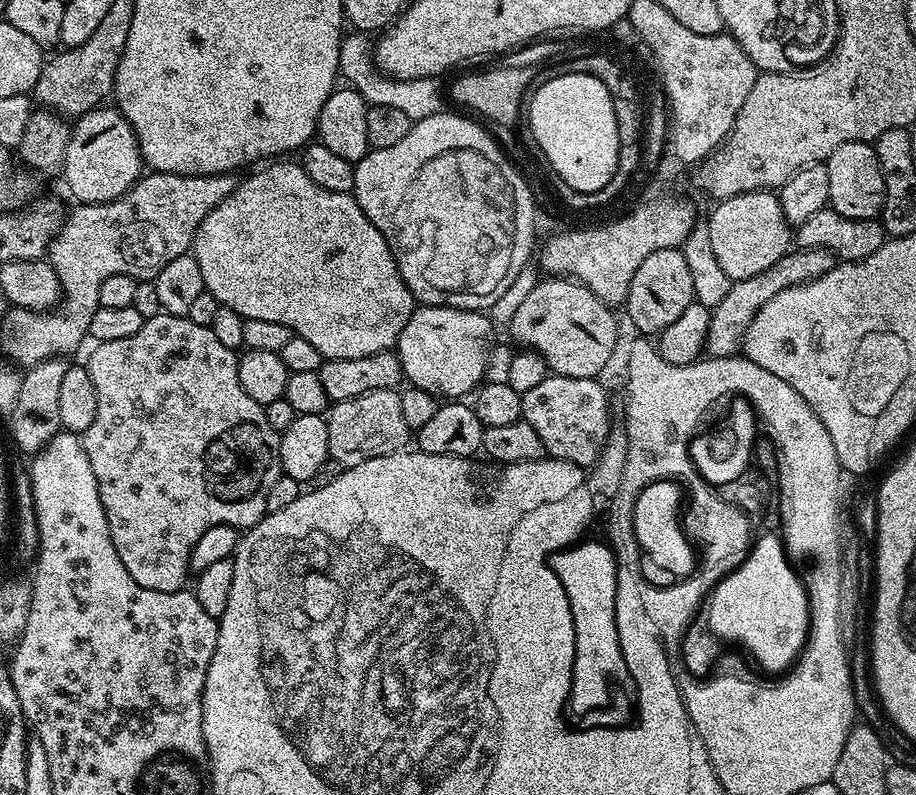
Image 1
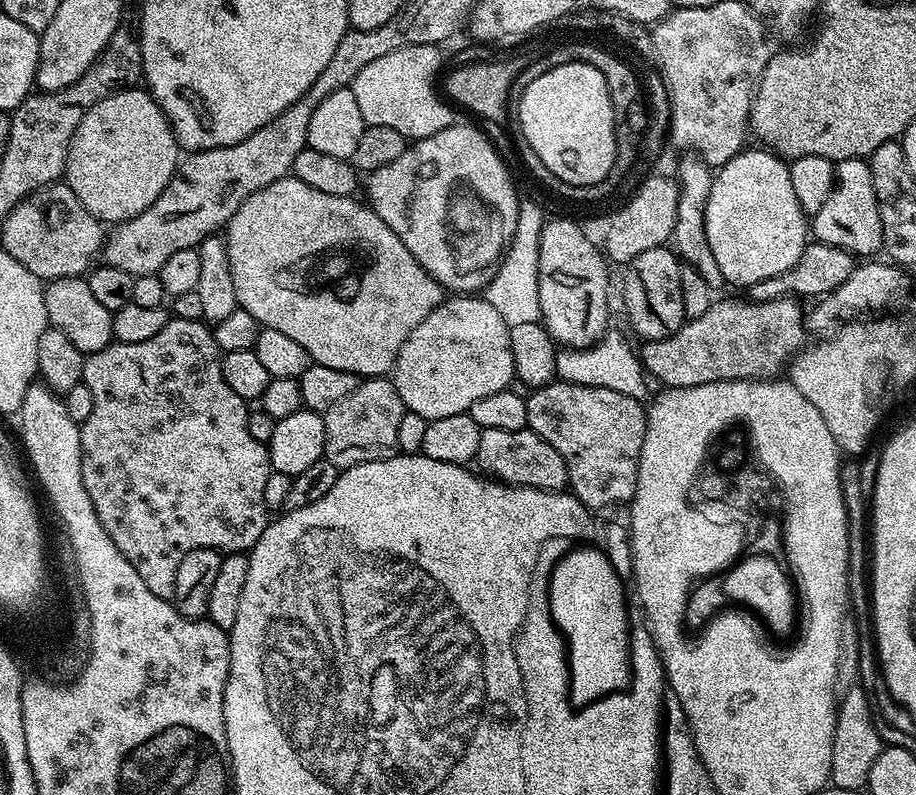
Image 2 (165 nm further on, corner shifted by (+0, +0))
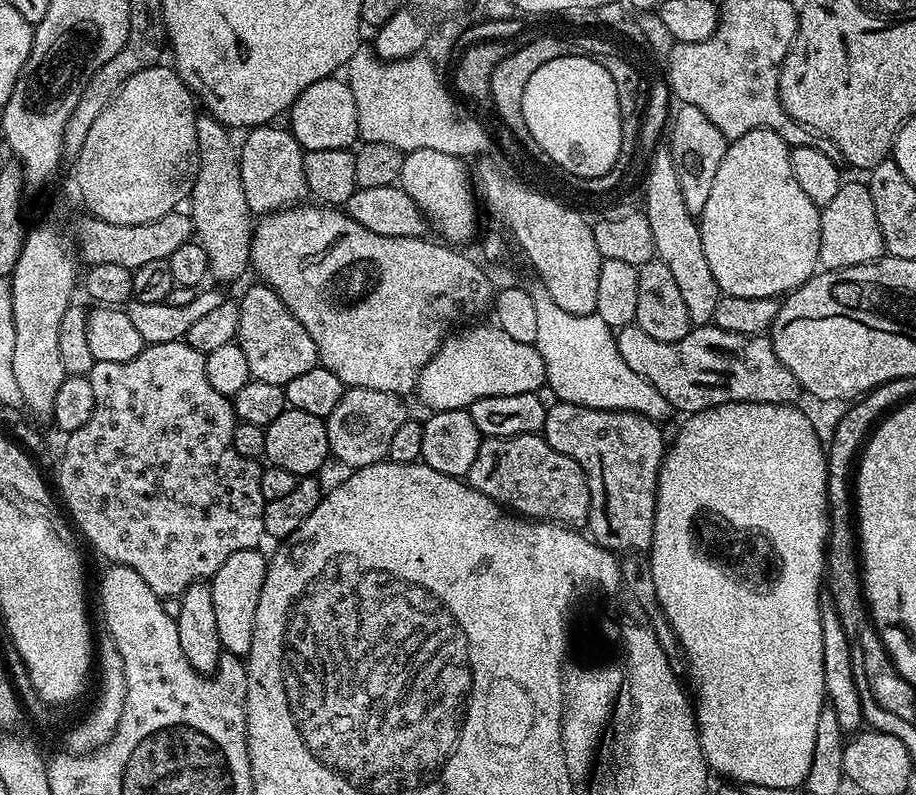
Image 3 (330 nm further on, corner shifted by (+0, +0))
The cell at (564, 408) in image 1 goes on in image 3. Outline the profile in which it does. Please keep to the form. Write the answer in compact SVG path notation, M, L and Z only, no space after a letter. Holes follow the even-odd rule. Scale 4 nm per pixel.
M552 402L547 405L542 435L558 454L574 458L586 474L590 490L590 510L587 531L591 539L610 552L617 554L644 554L652 547L654 538L654 514L656 513L656 491L660 467L664 461L666 440L660 433L661 425L650 417L632 412L616 412L613 409L588 409L586 406Z

